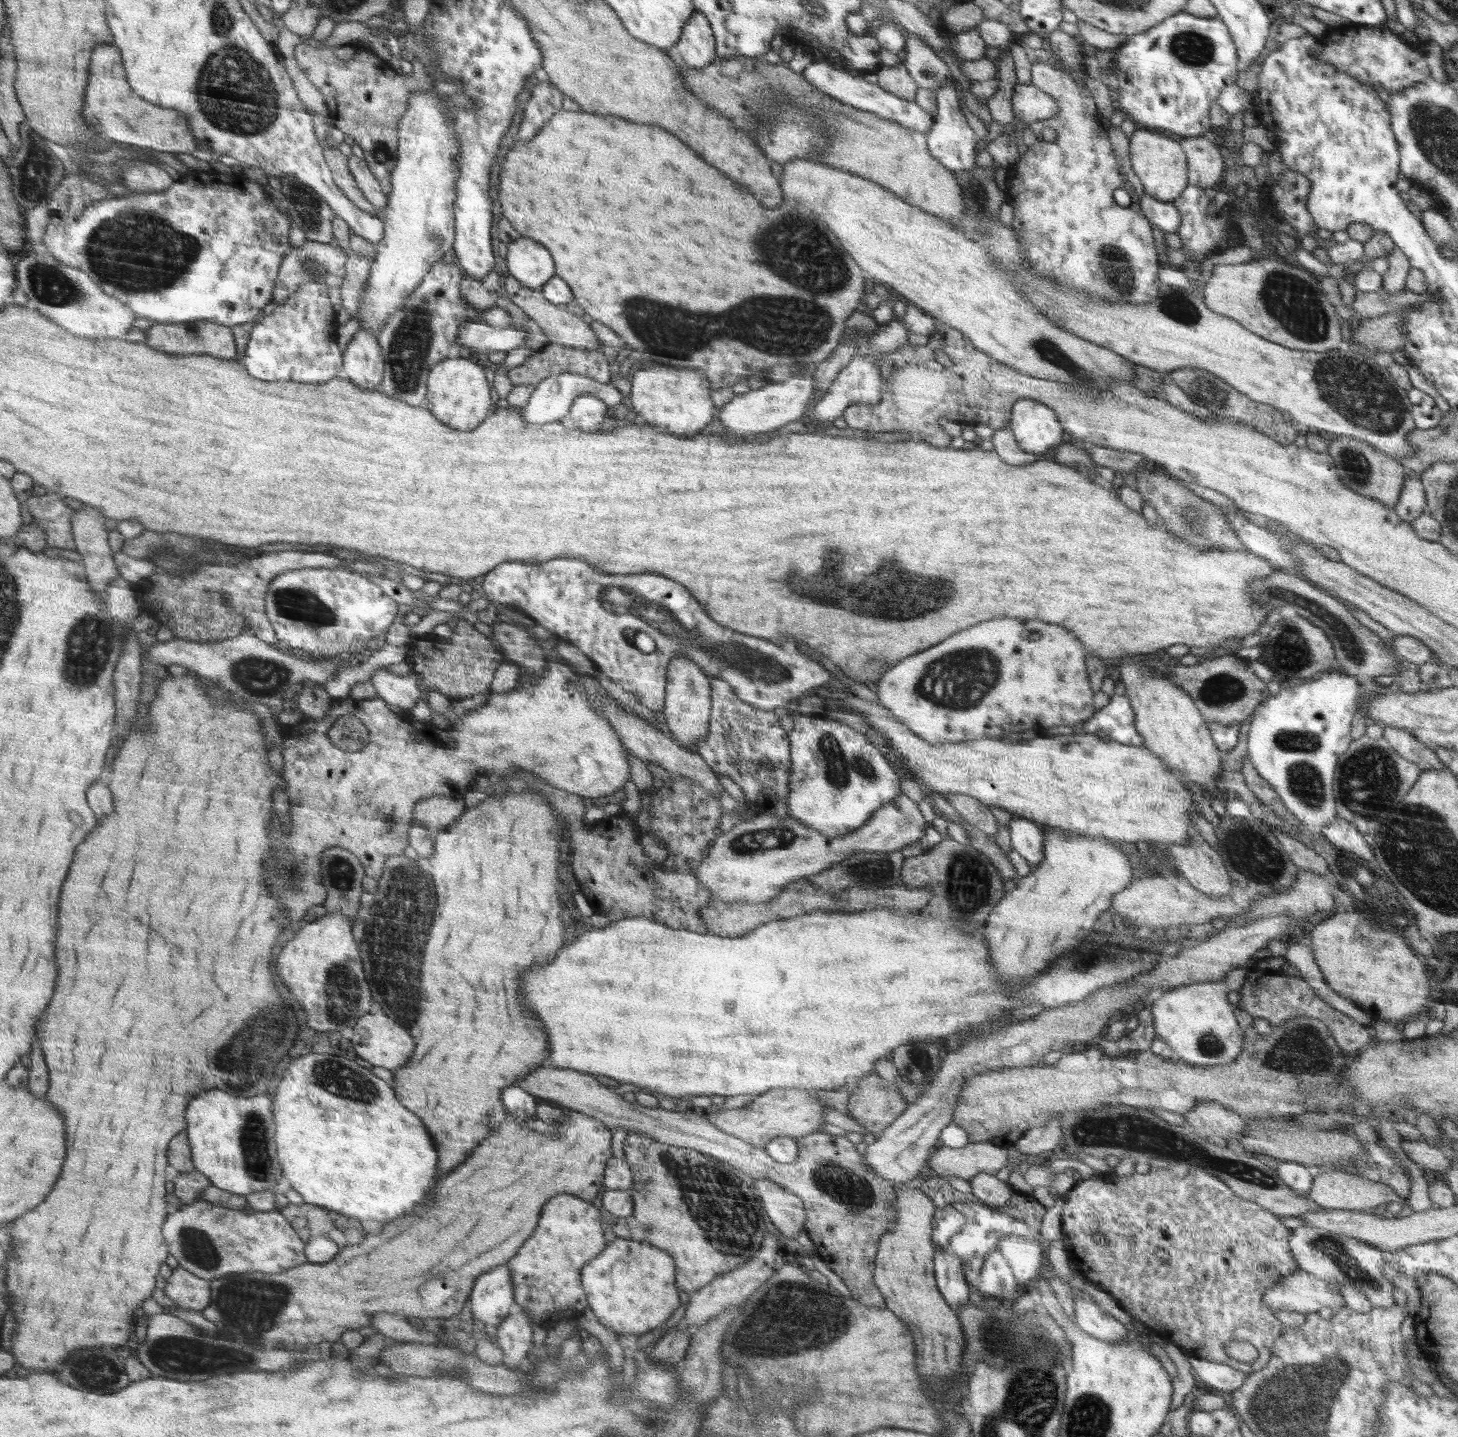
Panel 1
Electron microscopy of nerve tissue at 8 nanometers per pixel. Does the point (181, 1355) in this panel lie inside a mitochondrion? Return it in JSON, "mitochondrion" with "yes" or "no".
{"mitochondrion":"yes"}

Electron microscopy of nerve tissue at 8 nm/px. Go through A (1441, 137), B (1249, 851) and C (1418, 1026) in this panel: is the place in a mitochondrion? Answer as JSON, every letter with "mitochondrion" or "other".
{"A":"mitochondrion","B":"mitochondrion","C":"other"}

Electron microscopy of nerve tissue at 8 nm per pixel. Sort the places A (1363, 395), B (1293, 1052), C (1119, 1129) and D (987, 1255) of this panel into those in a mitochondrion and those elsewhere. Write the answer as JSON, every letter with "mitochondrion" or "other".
{"A":"mitochondrion","B":"mitochondrion","C":"mitochondrion","D":"other"}

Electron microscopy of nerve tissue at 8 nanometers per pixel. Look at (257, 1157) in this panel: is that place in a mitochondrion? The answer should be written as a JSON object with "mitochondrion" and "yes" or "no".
{"mitochondrion":"yes"}

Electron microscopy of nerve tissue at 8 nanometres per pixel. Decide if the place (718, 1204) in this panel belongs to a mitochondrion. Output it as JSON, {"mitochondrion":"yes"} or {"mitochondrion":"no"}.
{"mitochondrion":"yes"}

